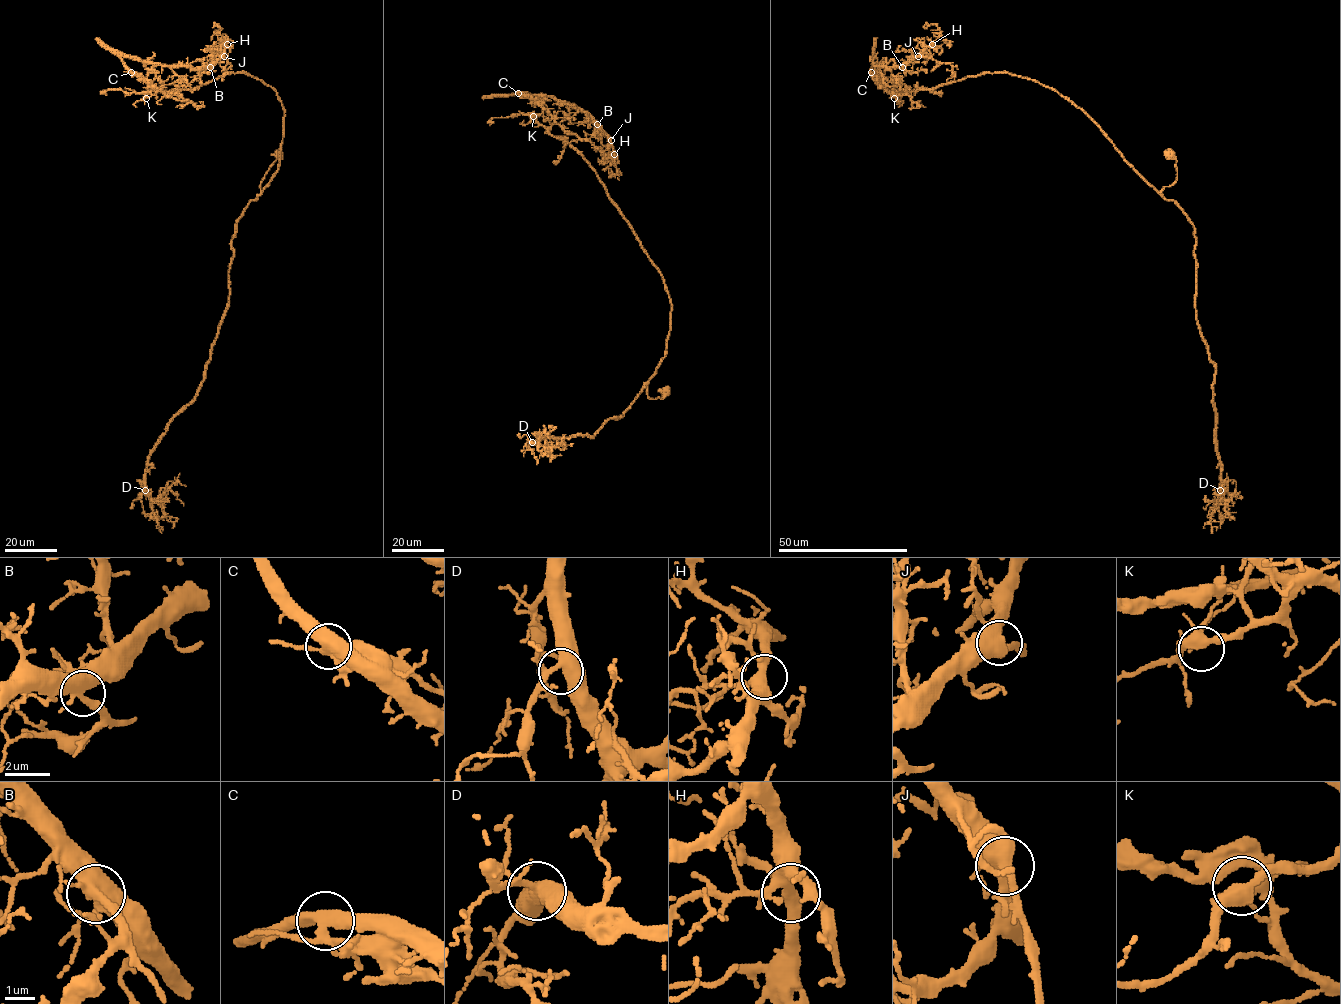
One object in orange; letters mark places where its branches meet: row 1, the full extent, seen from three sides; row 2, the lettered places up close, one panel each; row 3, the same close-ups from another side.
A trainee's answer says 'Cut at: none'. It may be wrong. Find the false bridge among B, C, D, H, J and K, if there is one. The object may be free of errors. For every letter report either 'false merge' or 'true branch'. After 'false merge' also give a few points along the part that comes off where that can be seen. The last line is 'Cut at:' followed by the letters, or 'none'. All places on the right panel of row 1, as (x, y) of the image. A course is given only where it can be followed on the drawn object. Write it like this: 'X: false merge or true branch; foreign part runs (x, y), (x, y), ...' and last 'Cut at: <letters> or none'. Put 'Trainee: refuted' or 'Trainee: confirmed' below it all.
B: true branch
C: false merge; foreign part runs (870, 72), (873, 56), (876, 65), (902, 67), (922, 52), (939, 37), (936, 24), (924, 26), (926, 28)
D: true branch
H: true branch
J: true branch
K: true branch
Cut at: C
Trainee: refuted

